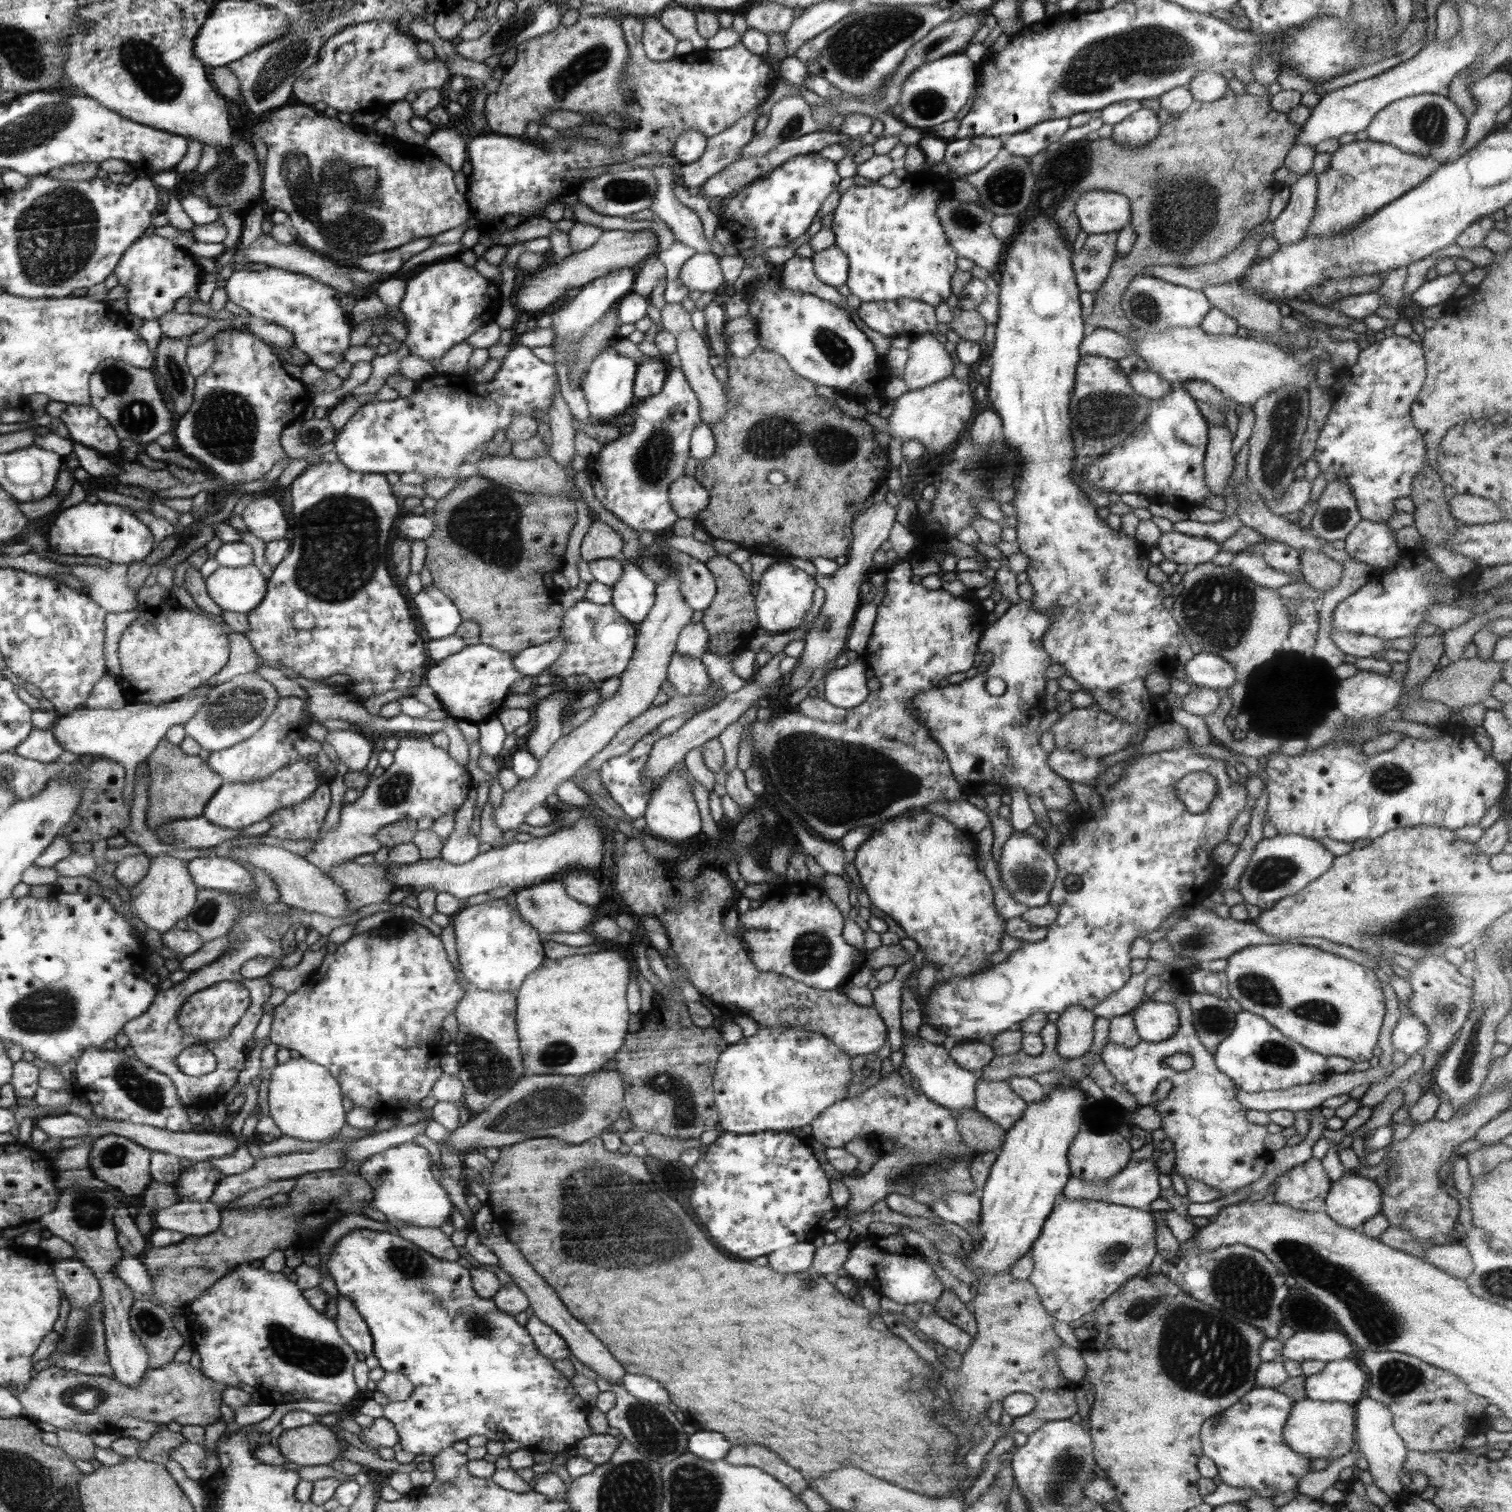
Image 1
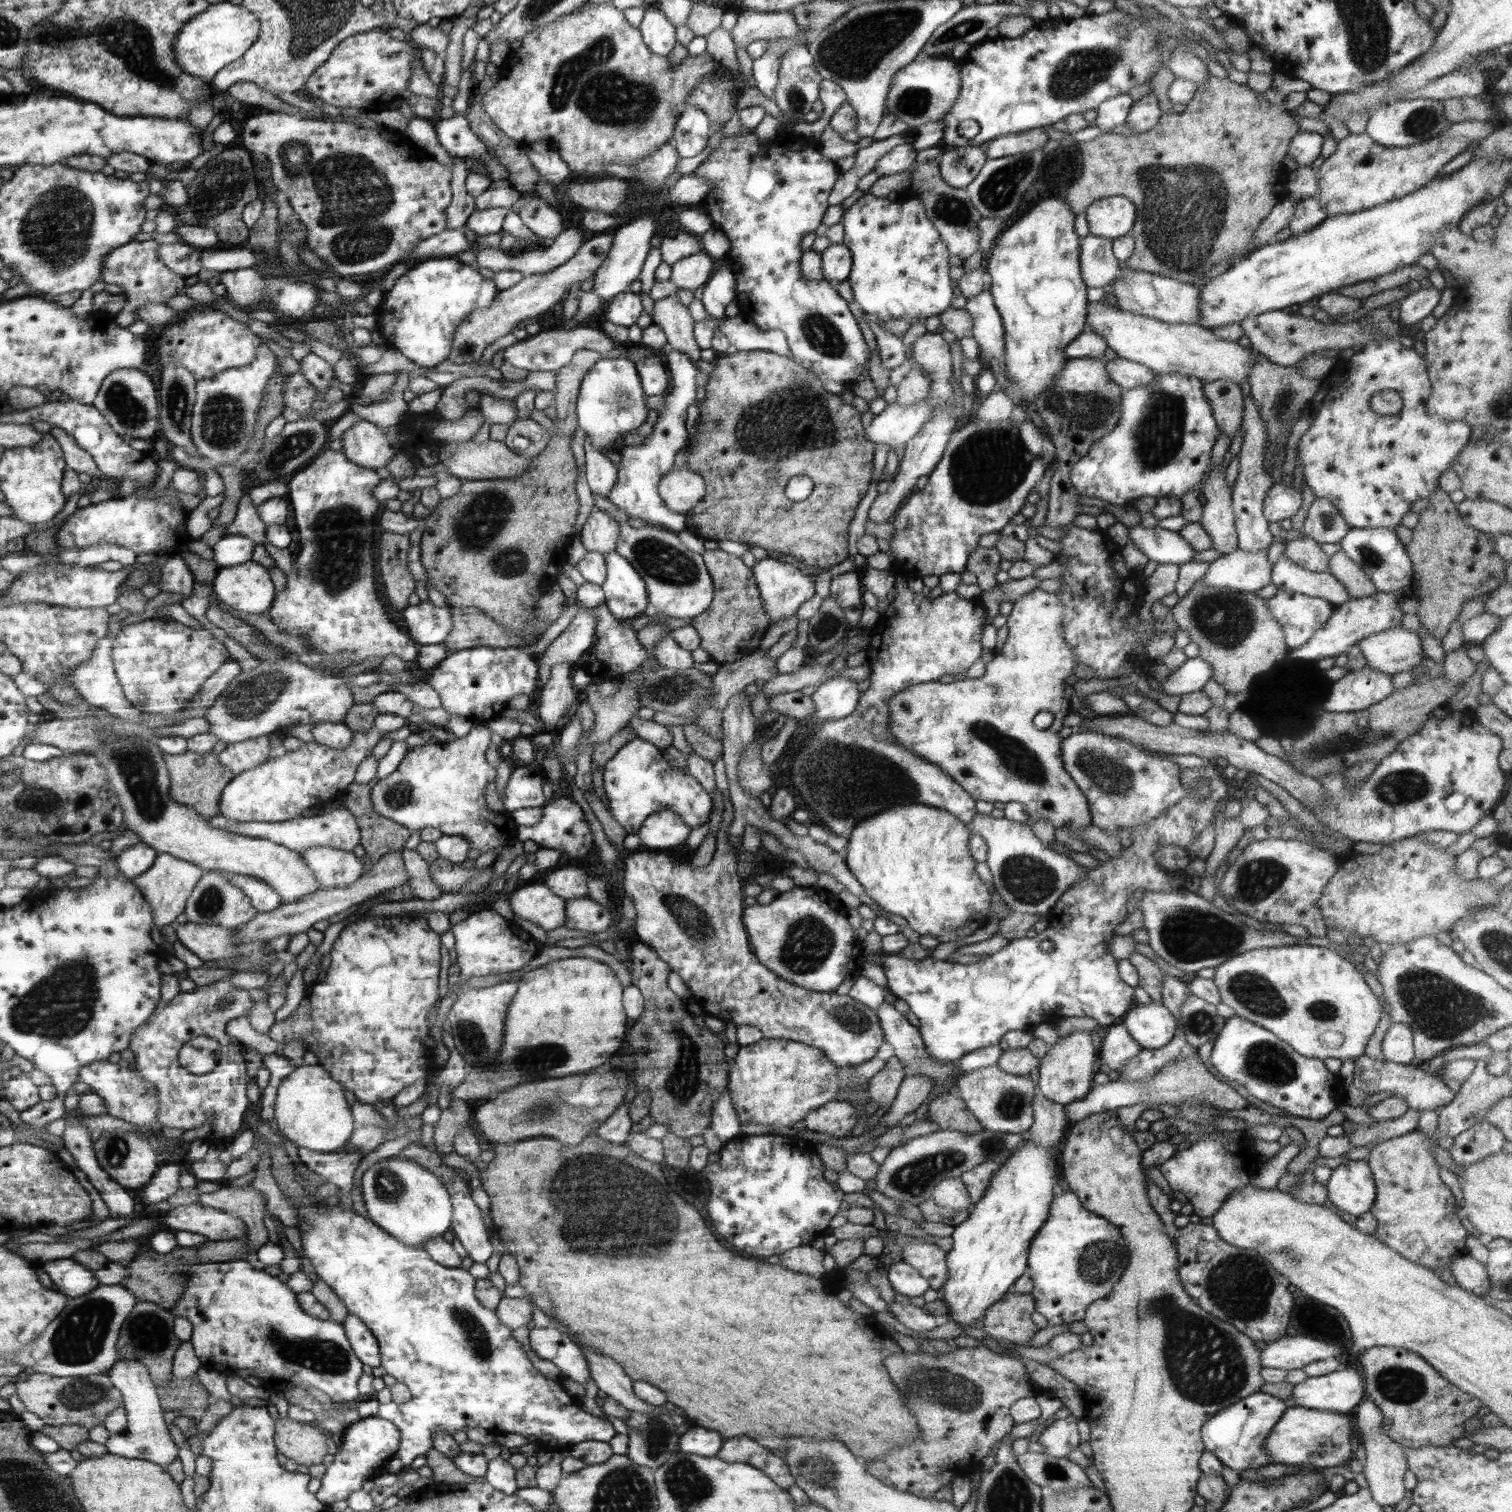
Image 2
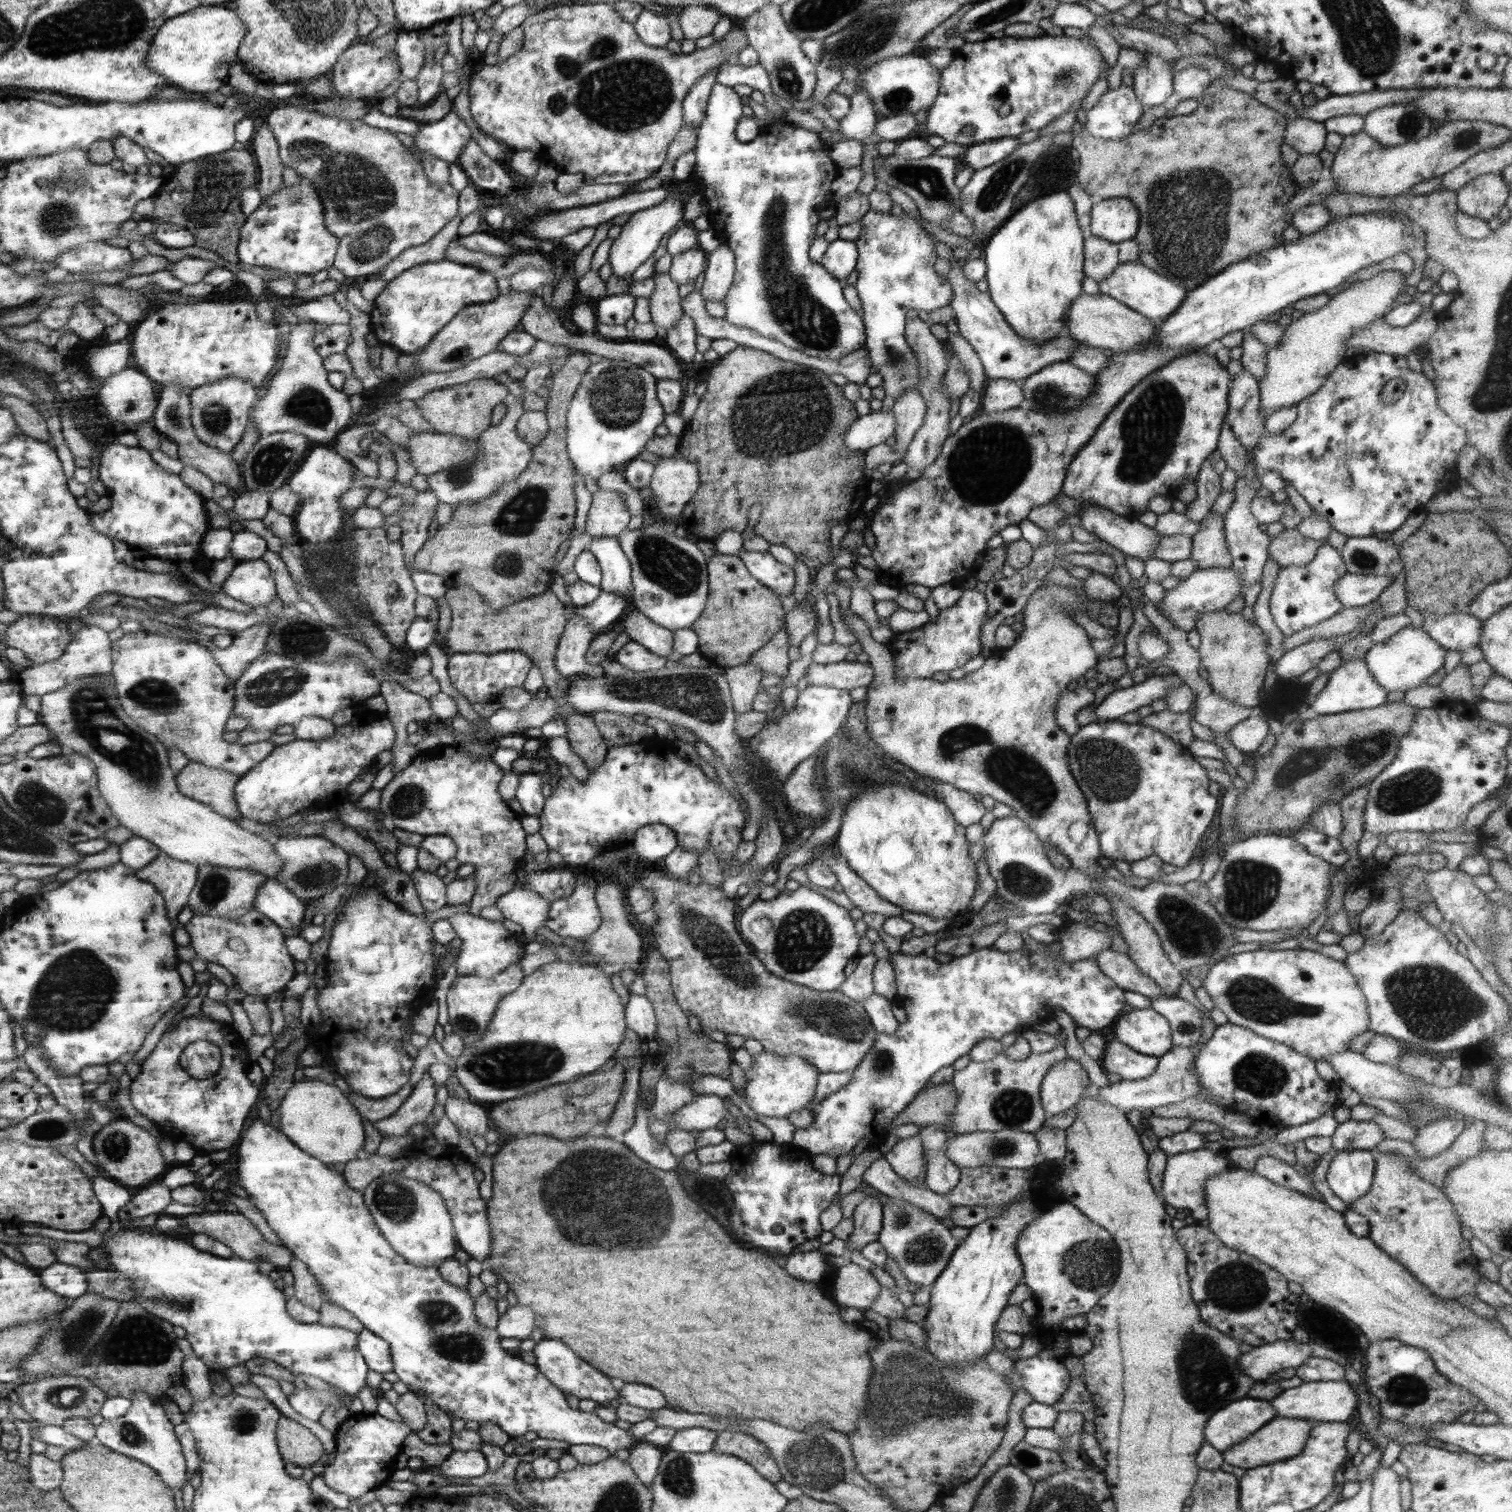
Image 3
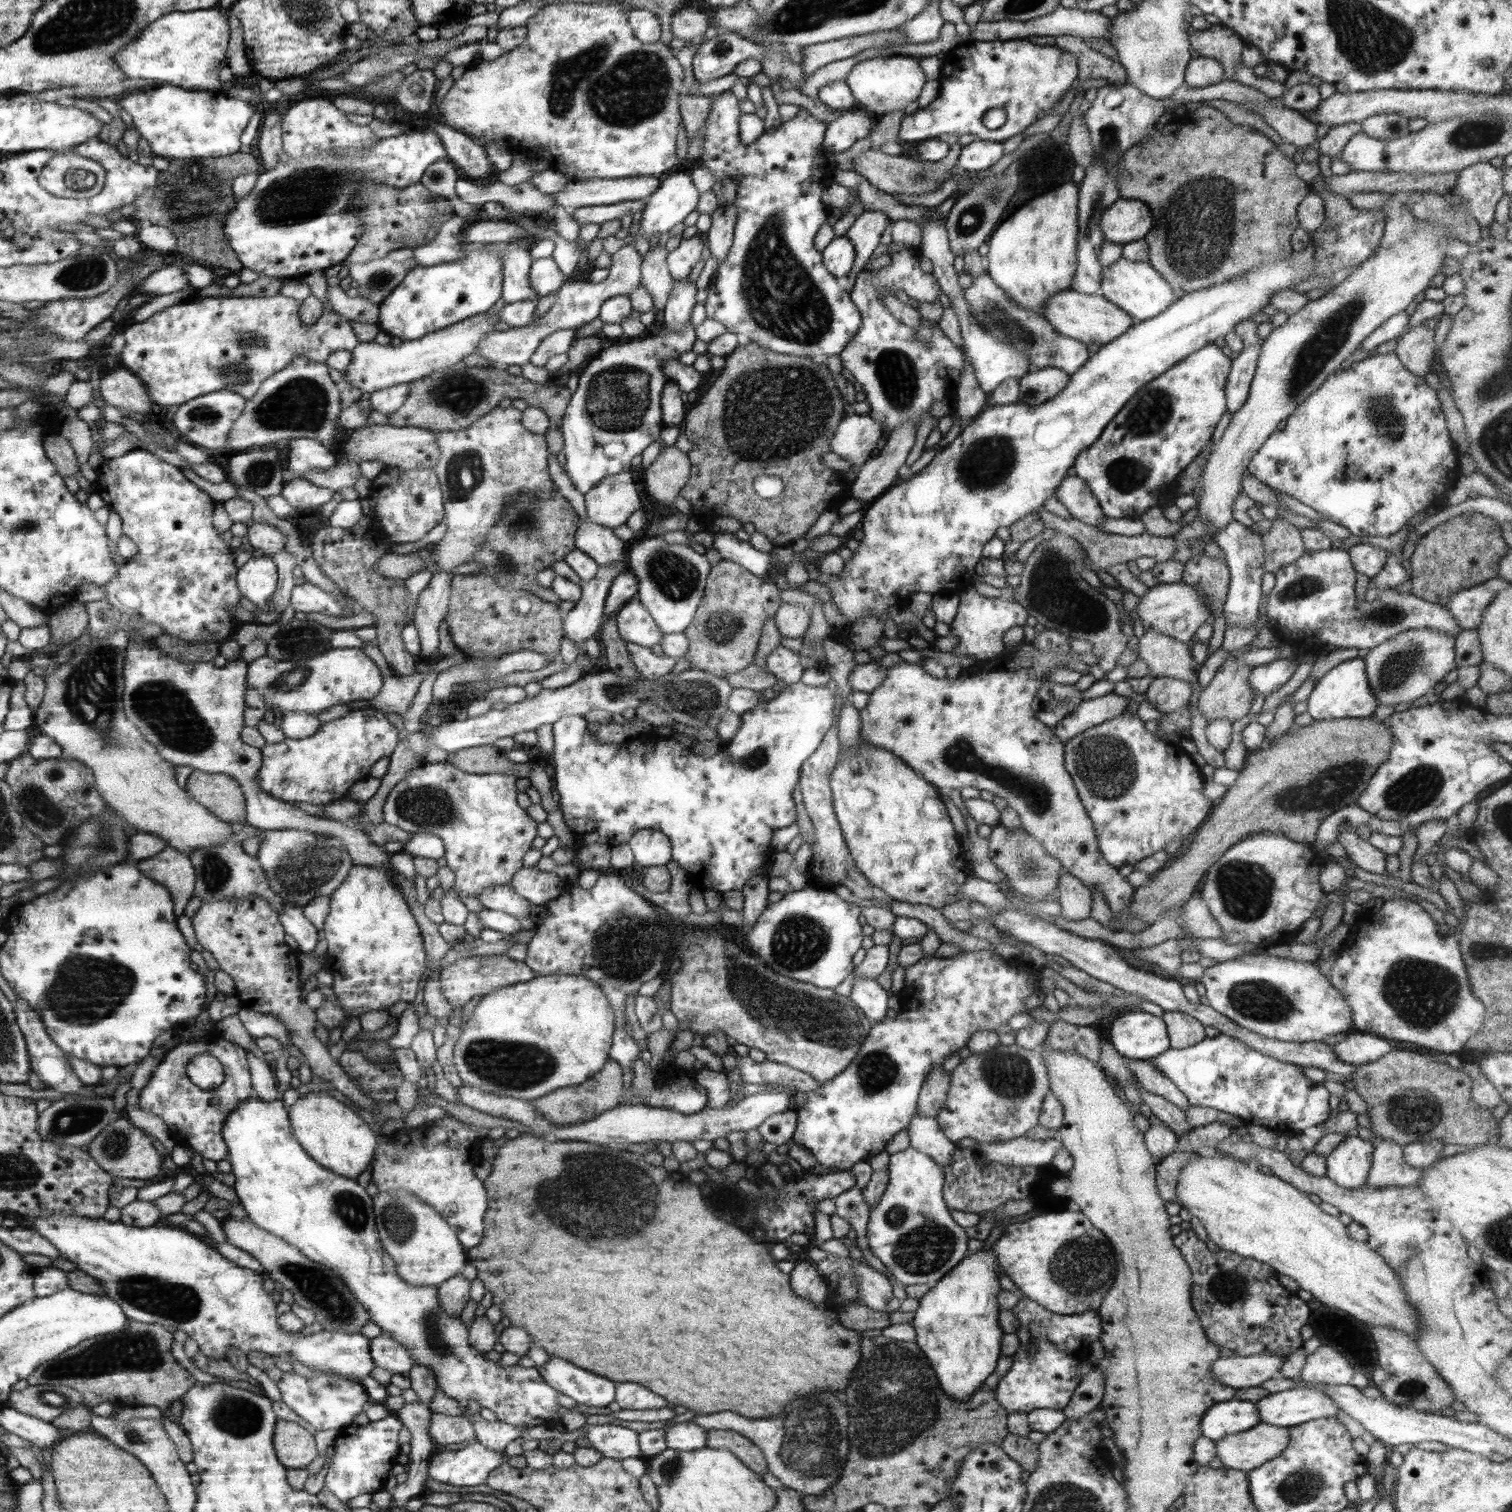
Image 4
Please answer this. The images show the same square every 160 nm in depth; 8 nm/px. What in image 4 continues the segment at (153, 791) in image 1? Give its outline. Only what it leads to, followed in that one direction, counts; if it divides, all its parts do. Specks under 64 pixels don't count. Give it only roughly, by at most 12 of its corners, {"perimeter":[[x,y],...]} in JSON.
{"perimeter":[[194,770],[185,789],[223,821],[246,824],[234,777]]}

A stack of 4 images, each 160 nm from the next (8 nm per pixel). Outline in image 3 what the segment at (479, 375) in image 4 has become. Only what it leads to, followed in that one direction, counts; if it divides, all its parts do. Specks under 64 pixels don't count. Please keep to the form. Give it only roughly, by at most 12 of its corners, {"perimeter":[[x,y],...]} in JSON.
{"perimeter":[[495,377],[415,401],[436,433],[479,438],[509,393]]}

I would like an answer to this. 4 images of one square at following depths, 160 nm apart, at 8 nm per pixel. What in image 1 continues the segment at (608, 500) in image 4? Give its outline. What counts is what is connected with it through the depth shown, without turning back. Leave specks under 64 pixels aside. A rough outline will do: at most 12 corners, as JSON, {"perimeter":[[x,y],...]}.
{"perimeter":[[592,521],[581,558],[616,559],[623,538],[609,524]]}

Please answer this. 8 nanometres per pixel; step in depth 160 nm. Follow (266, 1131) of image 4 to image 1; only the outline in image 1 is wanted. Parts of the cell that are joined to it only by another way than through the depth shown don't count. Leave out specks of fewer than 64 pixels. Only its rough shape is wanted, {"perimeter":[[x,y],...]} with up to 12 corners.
{"perimeter":[[354,1229],[326,1262],[383,1417],[437,1455],[480,1434],[564,1452],[588,1410],[471,1272]]}

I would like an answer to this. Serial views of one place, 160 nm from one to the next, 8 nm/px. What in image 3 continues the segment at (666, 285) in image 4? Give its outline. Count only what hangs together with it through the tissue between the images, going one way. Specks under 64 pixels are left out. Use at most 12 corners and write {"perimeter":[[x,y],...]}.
{"perimeter":[[652,274],[651,321],[670,330],[683,315],[679,285]]}

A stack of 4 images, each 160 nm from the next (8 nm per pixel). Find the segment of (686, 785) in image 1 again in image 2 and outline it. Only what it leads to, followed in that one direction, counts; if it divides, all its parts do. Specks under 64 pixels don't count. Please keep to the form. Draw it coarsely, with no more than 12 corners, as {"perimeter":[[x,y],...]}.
{"perimeter":[[670,809],[650,815],[638,831],[651,851],[678,849],[692,828]]}

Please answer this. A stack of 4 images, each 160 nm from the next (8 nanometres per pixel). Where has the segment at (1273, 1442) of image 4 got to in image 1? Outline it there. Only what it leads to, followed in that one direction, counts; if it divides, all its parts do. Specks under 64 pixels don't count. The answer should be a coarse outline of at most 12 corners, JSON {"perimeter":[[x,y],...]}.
{"perimeter":[[1295,1401],[1290,1448],[1314,1458],[1356,1449],[1355,1404]]}

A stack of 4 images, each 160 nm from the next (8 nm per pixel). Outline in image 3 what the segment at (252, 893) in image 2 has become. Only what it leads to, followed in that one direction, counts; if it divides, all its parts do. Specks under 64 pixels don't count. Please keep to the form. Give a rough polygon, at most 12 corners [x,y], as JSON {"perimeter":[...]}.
{"perimeter":[[268,878],[253,908],[282,928],[300,928],[308,906]]}

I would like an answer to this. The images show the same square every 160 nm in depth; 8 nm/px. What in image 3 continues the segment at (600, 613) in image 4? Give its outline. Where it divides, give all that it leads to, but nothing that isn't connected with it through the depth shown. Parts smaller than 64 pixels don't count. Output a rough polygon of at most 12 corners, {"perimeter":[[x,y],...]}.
{"perimeter":[[576,614],[556,652],[560,676],[602,674],[586,662],[595,637]]}

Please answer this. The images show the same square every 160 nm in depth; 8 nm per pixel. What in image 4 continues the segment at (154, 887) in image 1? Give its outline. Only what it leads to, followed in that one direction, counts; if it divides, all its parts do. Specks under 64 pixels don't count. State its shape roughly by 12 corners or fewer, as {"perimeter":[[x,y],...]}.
{"perimeter":[[167,846],[137,861],[184,915],[197,878],[188,854]]}

